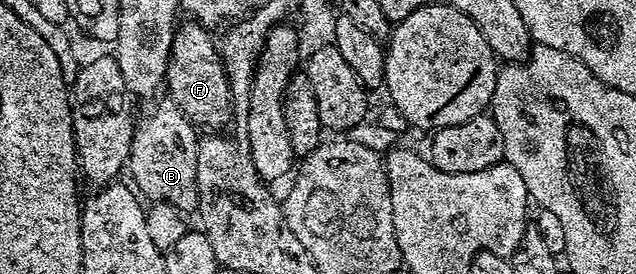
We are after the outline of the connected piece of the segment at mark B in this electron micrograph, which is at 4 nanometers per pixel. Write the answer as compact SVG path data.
M164 99L149 117L144 117L141 121L139 118L138 124L132 130L132 146L126 166L127 176L132 176L131 184L135 192L141 198L149 197L152 203L177 205L172 206L177 210L193 208L196 205L197 144L197 130L171 100Z

